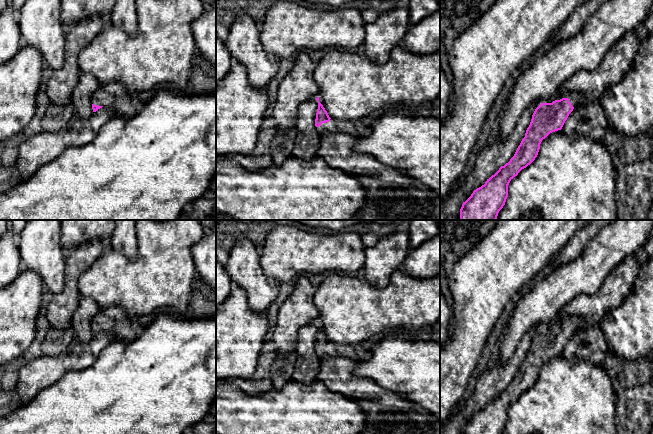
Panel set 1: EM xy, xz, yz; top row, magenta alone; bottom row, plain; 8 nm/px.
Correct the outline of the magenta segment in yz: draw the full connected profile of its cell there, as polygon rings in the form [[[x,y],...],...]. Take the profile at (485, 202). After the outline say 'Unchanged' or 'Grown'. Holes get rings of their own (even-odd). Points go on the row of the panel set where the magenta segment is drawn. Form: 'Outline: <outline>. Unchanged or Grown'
Outline: [[[570,92],[566,98],[541,103],[534,111],[525,137],[514,156],[462,204],[459,220],[496,220],[508,197],[508,185],[538,155],[540,144],[550,133],[561,130],[582,94]]]. Grown

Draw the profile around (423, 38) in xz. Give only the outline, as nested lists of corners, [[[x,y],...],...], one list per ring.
[[[440,11],[411,25],[402,44],[413,54],[430,55],[440,51]]]

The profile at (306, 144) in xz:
[[[310,99],[298,107],[296,118],[296,139],[292,149],[292,156],[309,161],[317,155],[320,135],[315,126],[318,101]]]

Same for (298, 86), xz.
[[[305,51],[295,57],[292,69],[279,85],[277,100],[270,113],[275,118],[276,129],[287,131],[295,128],[299,105],[318,97],[315,68],[316,63]]]

